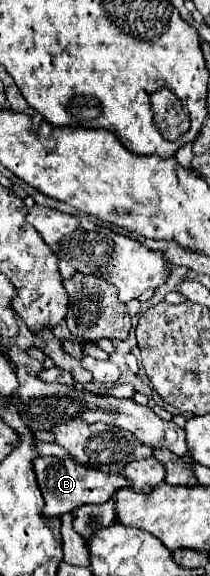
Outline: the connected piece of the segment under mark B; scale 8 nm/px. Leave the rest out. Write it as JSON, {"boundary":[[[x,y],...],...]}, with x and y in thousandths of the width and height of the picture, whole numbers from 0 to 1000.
{"boundary":[[[176,793],[176,800],[157,800],[157,818],[176,825],[176,839],[186,839],[186,849],[214,866],[214,880],[205,880],[214,898],[290,898],[300,891],[329,891],[329,887],[367,884],[376,877],[414,877],[414,873],[500,873],[510,866],[538,863],[538,856],[557,856],[557,849],[576,849],[595,842],[586,825],[481,821],[481,818],[386,807],[329,793],[310,793],[310,797]]]}

